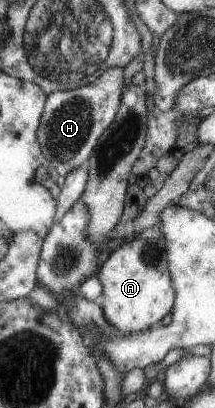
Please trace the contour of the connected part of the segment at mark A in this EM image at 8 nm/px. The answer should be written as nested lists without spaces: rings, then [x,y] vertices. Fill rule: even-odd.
[[[154,224],[121,243],[100,263],[96,275],[102,291],[97,300],[103,317],[120,335],[148,329],[172,310],[176,292],[166,259],[165,239]]]

